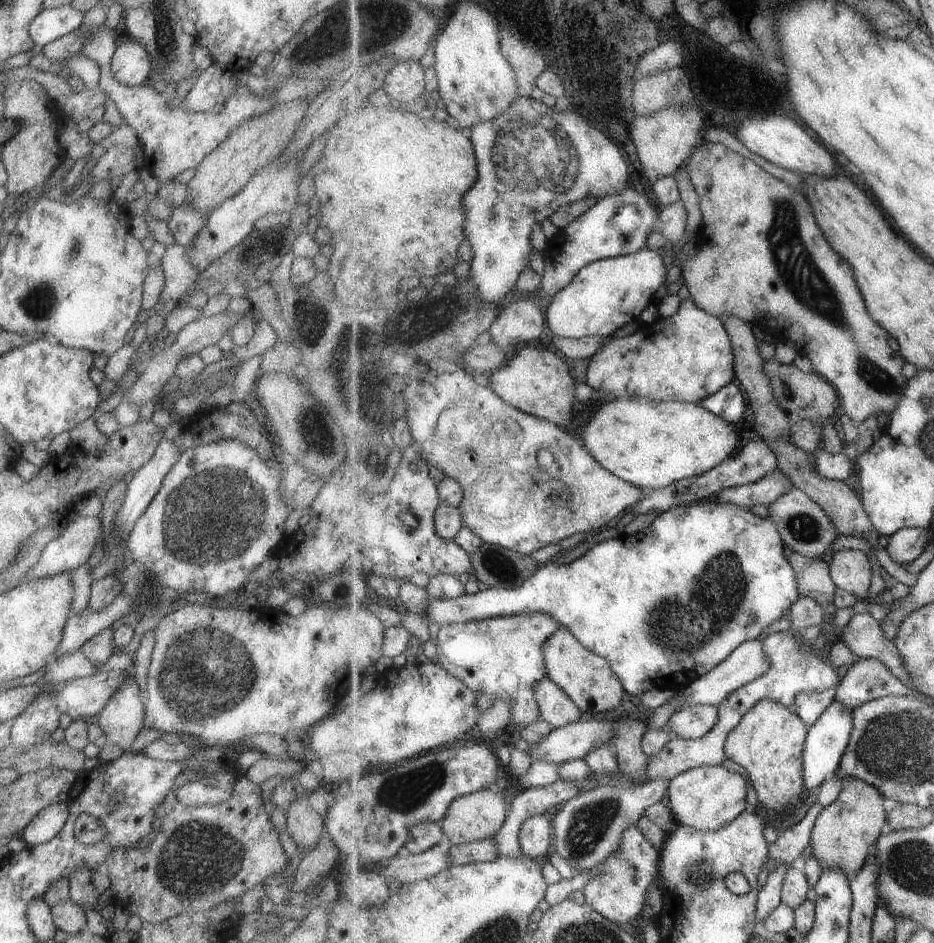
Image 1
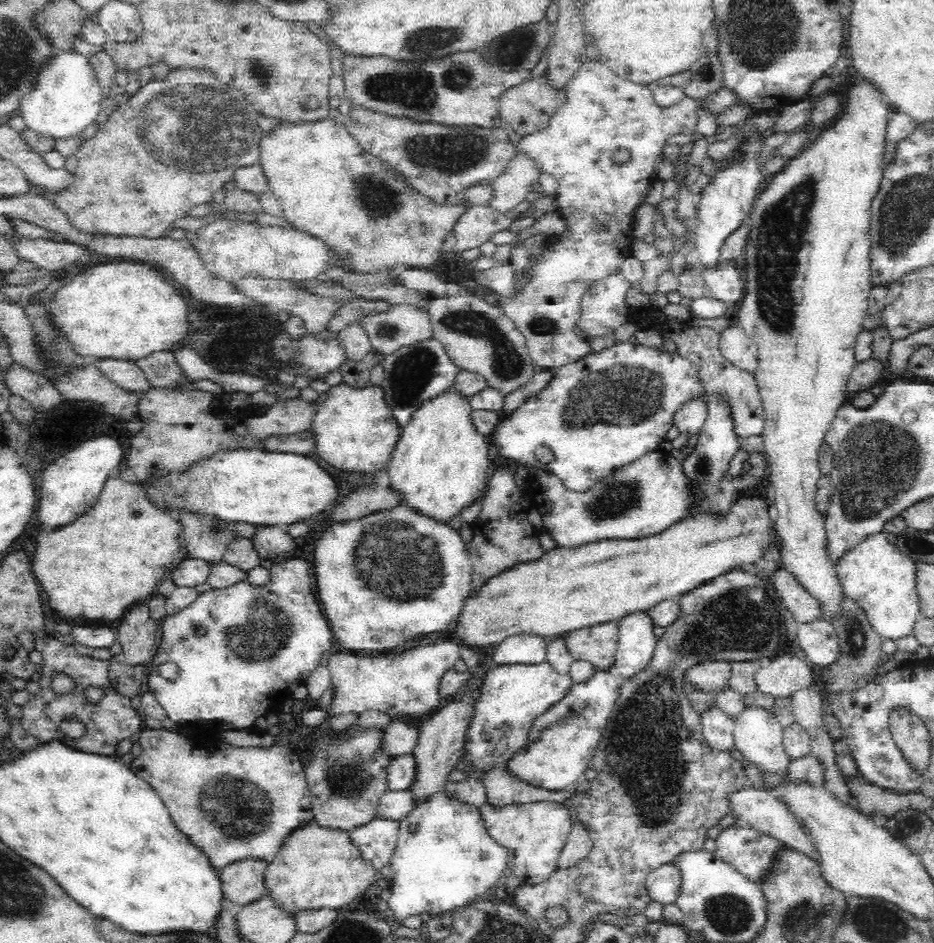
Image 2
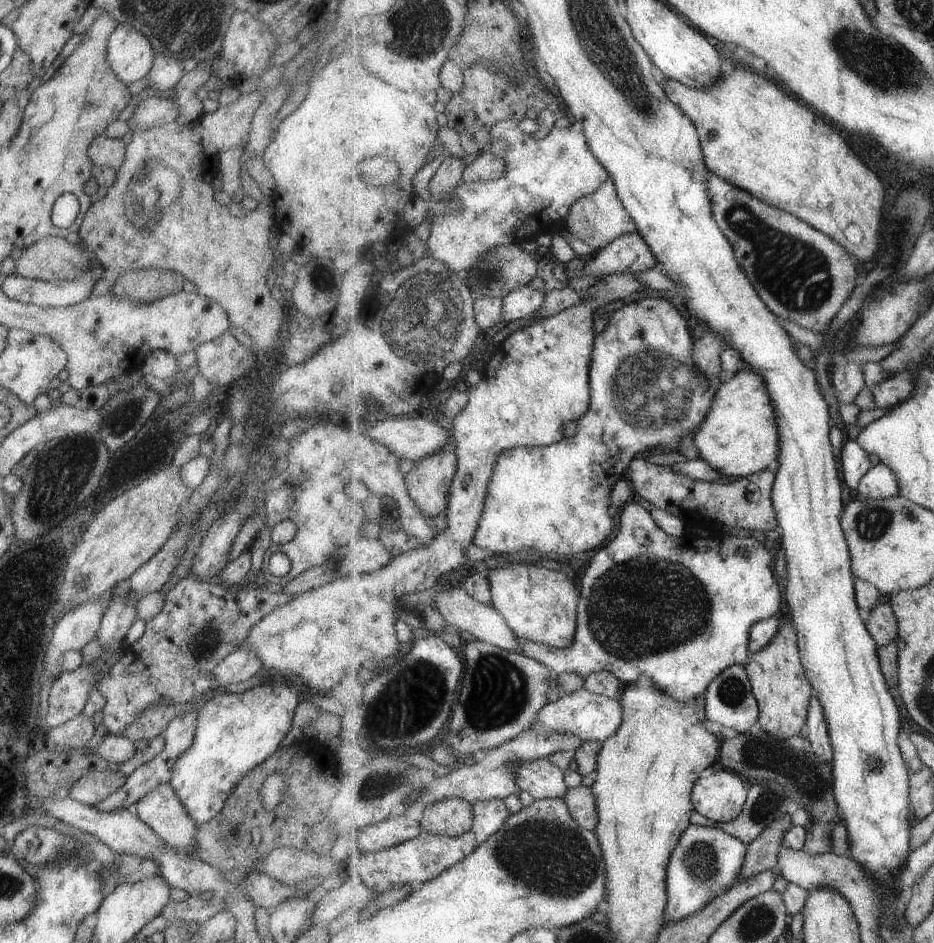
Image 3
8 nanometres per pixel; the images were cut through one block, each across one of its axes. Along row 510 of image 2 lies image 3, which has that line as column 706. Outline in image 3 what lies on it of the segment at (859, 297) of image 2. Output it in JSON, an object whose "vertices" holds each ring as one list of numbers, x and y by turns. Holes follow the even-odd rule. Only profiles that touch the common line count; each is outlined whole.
{"vertices":[[729,769,708,772,693,787,694,808,716,823,735,820,747,802,747,785,740,774]]}

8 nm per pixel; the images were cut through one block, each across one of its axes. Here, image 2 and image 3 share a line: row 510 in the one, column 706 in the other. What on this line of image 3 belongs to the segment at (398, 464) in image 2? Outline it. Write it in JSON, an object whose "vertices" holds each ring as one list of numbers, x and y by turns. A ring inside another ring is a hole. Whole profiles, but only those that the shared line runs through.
{"vertices":[[753,367,726,377,720,384,712,409,694,434,700,452,726,478,738,479,760,473,780,458,780,434,776,408,763,375]]}

